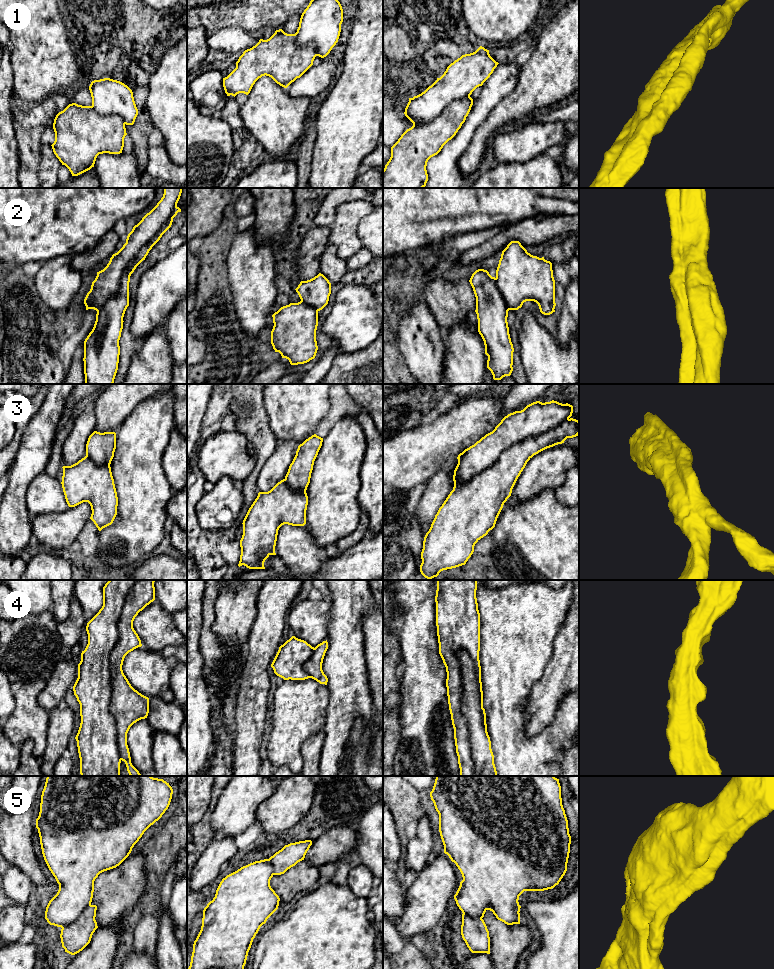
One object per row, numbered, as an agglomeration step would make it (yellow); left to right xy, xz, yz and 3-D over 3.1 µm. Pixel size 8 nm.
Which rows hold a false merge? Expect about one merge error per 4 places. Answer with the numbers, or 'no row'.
5

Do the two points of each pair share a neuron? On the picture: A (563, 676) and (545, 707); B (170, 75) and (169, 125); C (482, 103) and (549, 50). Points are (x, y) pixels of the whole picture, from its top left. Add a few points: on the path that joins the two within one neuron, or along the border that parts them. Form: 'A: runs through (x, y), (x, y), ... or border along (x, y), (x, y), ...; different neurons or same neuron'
A: runs through (555, 684), (548, 691), (545, 699); same neuron
B: runs through (170, 87), (169, 113); same neuron
C: runs through (500, 103), (538, 68); same neuron

